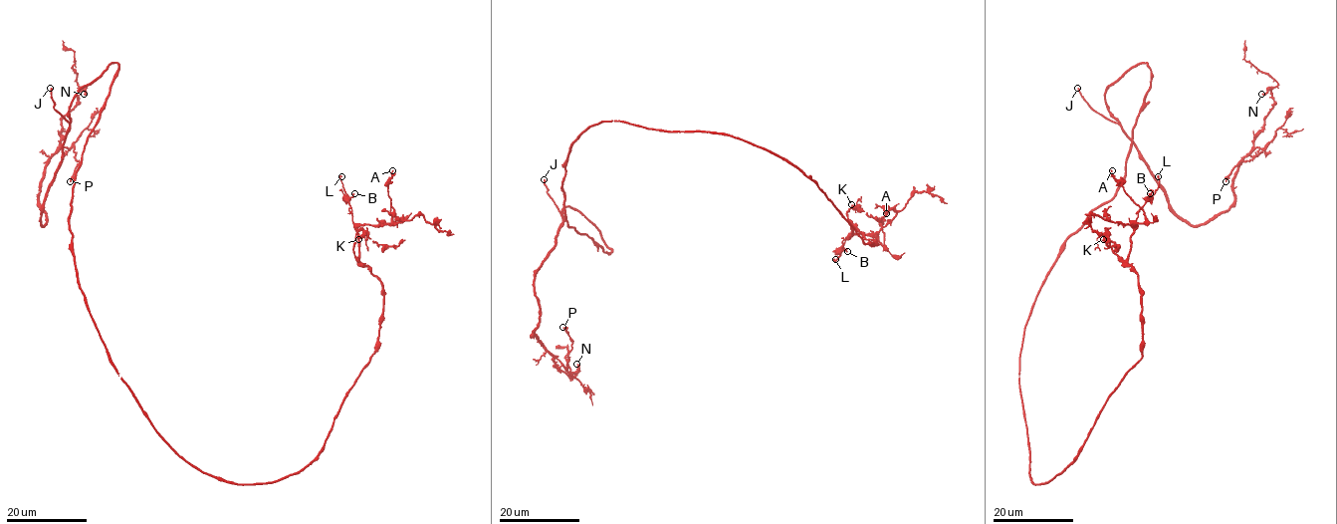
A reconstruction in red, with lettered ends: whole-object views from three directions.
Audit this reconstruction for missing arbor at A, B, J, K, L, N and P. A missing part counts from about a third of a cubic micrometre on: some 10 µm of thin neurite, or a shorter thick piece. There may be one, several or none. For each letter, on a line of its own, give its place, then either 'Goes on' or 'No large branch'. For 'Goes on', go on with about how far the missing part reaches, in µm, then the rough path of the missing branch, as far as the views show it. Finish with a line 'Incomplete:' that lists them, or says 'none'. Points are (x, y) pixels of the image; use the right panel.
A: Place: (1112, 170). No large branch
B: Place: (1150, 193). No large branch
J: Place: (1077, 88). Goes on. Missing length about 50 µm
K: Place: (1103, 239). No large branch
L: Place: (1158, 176). No large branch
N: Place: (1261, 94). Goes on. Missing length about 30 µm. Course of what is missing: (1261, 94), (1258, 89), (1240, 89), (1230, 94), (1223, 105), (1219, 118), (1223, 123), (1227, 122)
P: Place: (1225, 181). No large branch
Incomplete: J, N

